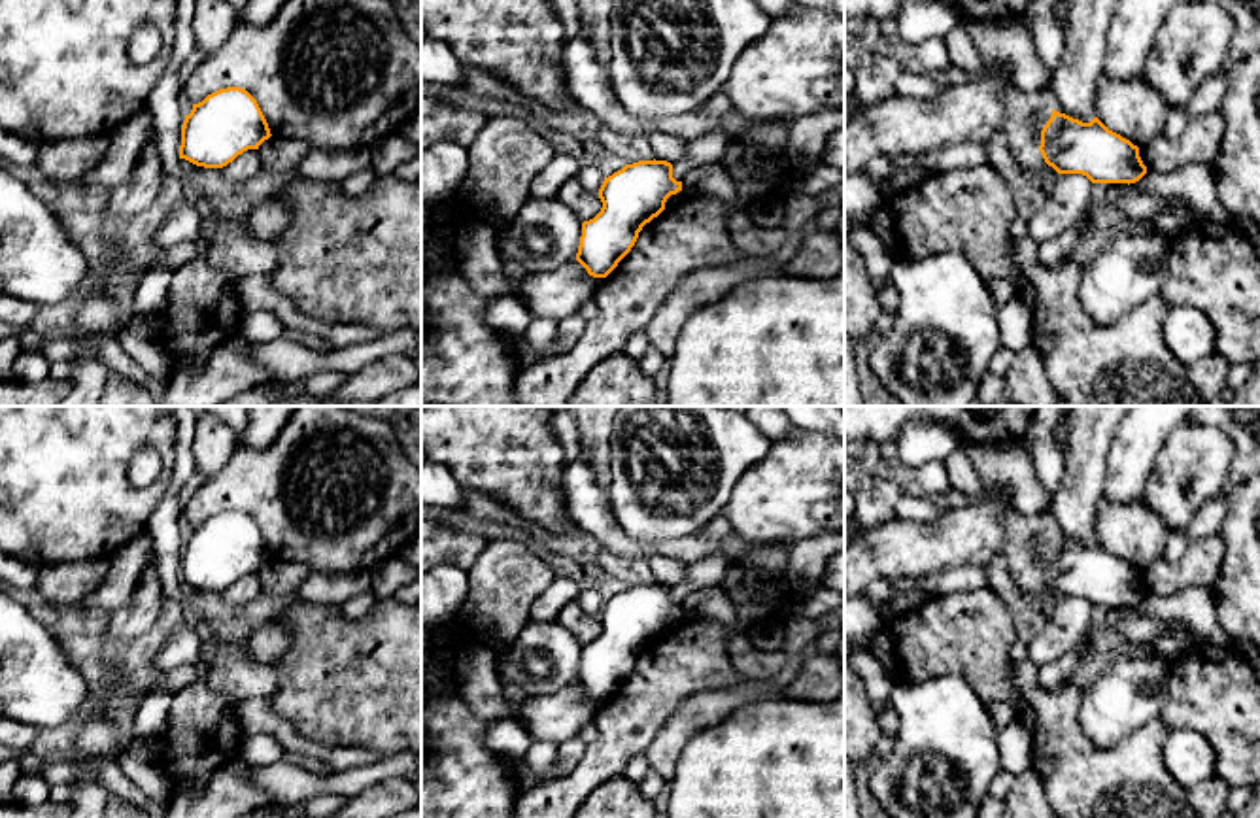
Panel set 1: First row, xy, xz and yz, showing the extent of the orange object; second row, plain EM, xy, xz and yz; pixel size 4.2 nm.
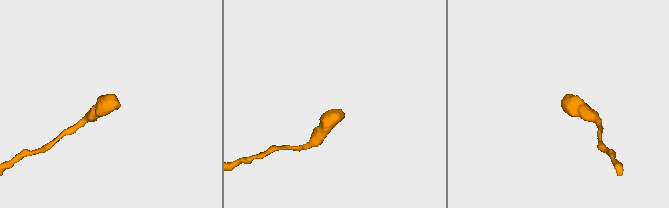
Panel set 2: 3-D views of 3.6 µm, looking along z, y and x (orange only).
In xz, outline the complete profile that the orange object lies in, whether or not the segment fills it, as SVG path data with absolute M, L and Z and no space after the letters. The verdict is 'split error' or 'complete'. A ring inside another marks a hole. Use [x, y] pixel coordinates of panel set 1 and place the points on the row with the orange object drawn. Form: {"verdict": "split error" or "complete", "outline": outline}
{"verdict": "complete", "outline": "M639 161L604 178L601 212L582 223L576 261L593 278L606 278L631 251L646 223L665 210L671 195L682 191L667 161Z"}

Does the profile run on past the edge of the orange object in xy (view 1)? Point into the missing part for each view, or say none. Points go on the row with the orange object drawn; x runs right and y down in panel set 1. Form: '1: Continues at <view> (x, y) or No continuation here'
1: No continuation here

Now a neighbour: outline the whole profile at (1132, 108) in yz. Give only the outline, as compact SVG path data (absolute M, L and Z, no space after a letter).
M1105 70L1094 94L1096 117L1113 132L1141 147L1166 130L1166 102L1145 79L1118 79Z

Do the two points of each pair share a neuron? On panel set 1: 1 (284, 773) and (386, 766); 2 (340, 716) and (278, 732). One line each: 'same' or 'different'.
1: same
2: different

